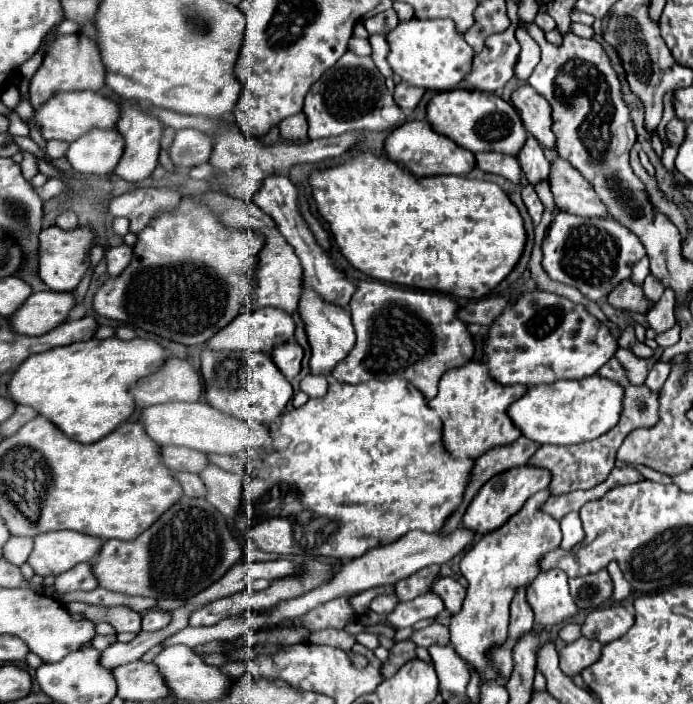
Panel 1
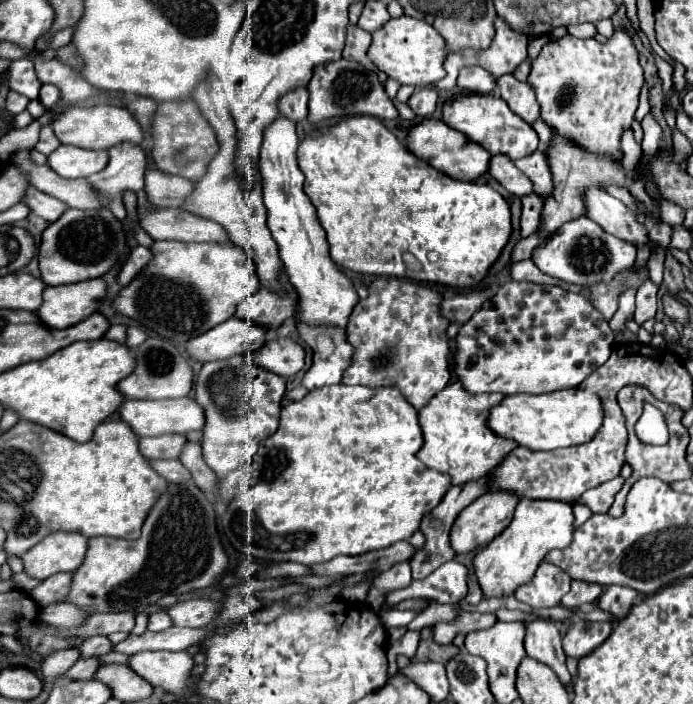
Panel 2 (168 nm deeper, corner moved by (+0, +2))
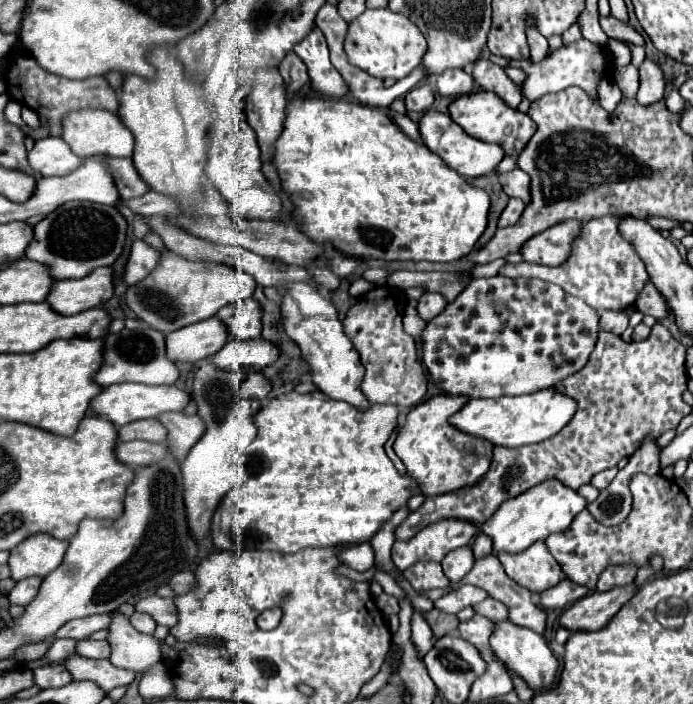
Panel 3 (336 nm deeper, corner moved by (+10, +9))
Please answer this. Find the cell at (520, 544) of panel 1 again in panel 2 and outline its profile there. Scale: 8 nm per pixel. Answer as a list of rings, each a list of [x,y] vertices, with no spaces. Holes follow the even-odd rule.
[[[518,501],[510,525],[474,559],[474,575],[488,597],[506,597],[528,583],[552,549],[570,545],[574,533],[572,505],[566,501]]]

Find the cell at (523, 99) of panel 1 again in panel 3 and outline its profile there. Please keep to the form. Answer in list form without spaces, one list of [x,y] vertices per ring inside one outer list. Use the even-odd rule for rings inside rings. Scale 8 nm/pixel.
[[[480,60],[476,62],[472,76],[476,80],[478,86],[482,86],[484,90],[490,90],[494,94],[498,94],[510,108],[518,108],[518,104],[522,102],[522,90],[518,84],[514,84],[508,74],[504,72],[502,66],[490,62],[490,60]]]

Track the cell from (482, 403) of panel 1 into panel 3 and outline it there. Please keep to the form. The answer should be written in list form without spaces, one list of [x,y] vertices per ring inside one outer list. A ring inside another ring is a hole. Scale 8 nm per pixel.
[[[446,392],[436,394],[414,406],[406,414],[406,422],[398,432],[394,452],[404,462],[408,474],[412,474],[420,482],[420,490],[424,496],[440,496],[462,486],[470,486],[472,482],[480,480],[490,468],[490,442],[470,436],[448,422],[450,416],[466,404],[466,400],[466,396],[452,396]]]

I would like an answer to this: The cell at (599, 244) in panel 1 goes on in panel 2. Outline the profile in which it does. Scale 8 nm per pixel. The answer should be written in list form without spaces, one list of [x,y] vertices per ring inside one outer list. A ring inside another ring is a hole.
[[[580,217],[568,221],[566,225],[562,225],[562,229],[558,229],[558,233],[554,233],[554,237],[548,237],[546,243],[538,245],[538,249],[534,249],[532,253],[532,261],[542,273],[564,283],[590,285],[598,281],[610,281],[614,273],[632,267],[636,261],[636,247],[610,233],[604,233],[602,227],[598,227],[592,219]]]

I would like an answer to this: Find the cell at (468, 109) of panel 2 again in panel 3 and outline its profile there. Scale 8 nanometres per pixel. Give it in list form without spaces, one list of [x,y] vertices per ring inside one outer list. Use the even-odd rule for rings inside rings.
[[[478,90],[478,92],[466,94],[464,98],[456,98],[448,106],[448,114],[472,138],[498,144],[512,158],[518,158],[518,154],[522,152],[522,148],[528,144],[528,140],[534,136],[534,130],[536,130],[536,124],[528,114],[522,114],[520,110],[512,110],[494,92],[486,92],[486,90]]]

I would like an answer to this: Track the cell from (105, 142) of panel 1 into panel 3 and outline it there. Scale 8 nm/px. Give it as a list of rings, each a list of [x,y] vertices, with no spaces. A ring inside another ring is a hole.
[[[46,136],[36,140],[34,148],[28,152],[28,162],[32,170],[42,176],[66,176],[76,170],[84,160],[72,154],[70,146],[58,136]]]

